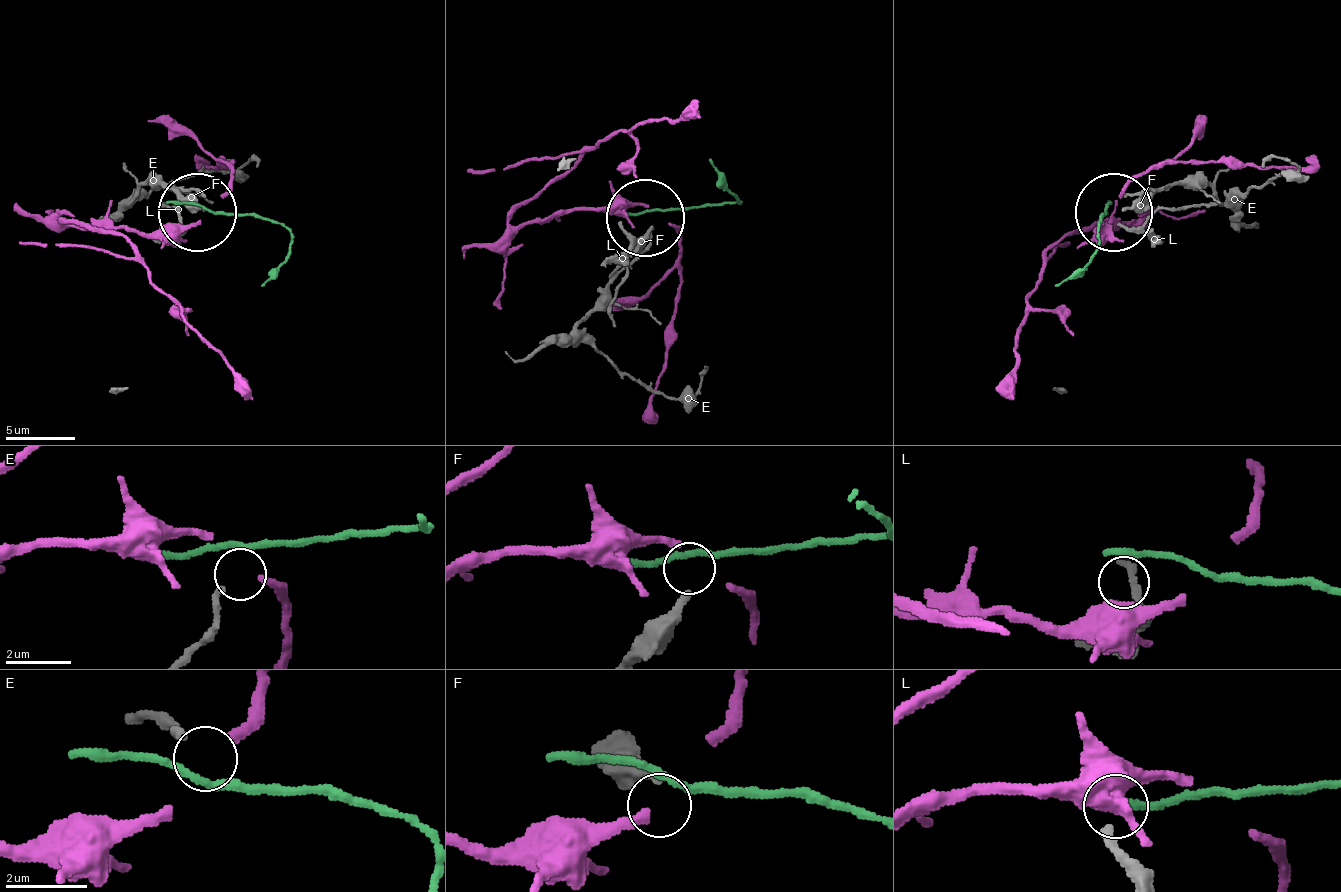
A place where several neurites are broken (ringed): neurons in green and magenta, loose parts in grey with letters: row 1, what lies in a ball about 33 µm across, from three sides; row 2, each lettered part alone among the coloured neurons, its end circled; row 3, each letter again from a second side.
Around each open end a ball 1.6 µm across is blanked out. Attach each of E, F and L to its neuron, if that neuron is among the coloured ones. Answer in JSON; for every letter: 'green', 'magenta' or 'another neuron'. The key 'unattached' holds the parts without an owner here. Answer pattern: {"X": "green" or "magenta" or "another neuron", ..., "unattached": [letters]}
{"E": "another neuron", "F": "another neuron", "L": "another neuron", "unattached": ["E", "F", "L"]}

